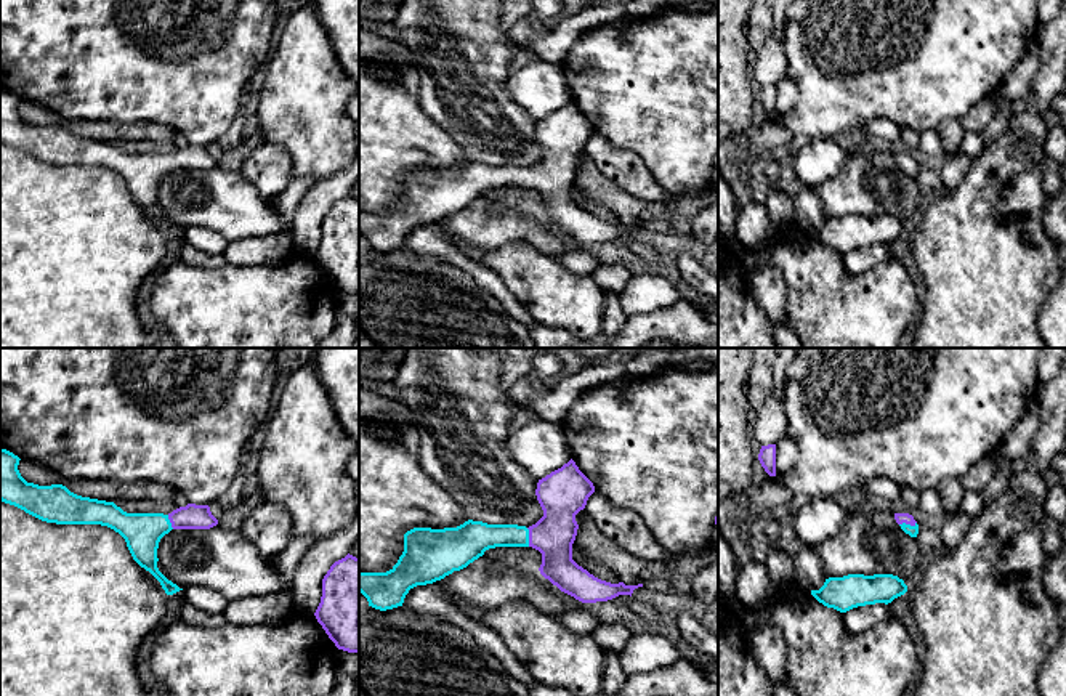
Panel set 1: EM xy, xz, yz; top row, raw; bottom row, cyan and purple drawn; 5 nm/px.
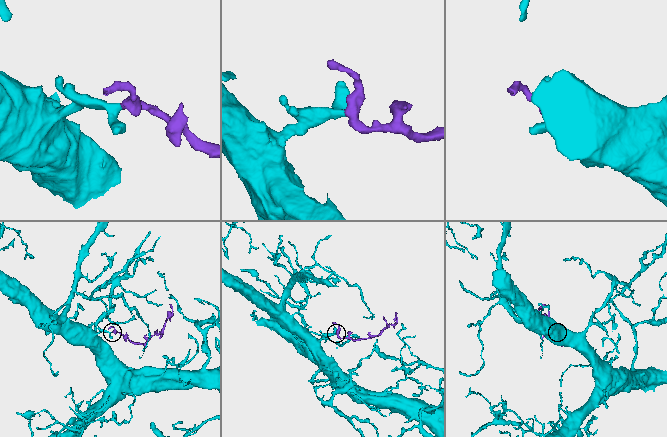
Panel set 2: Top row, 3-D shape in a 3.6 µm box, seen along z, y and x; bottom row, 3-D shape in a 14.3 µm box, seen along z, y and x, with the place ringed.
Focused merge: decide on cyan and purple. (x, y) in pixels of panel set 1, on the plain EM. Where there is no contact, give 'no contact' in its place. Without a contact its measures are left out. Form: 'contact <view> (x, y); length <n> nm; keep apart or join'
contact xz (528, 178); length 100 nm; join

